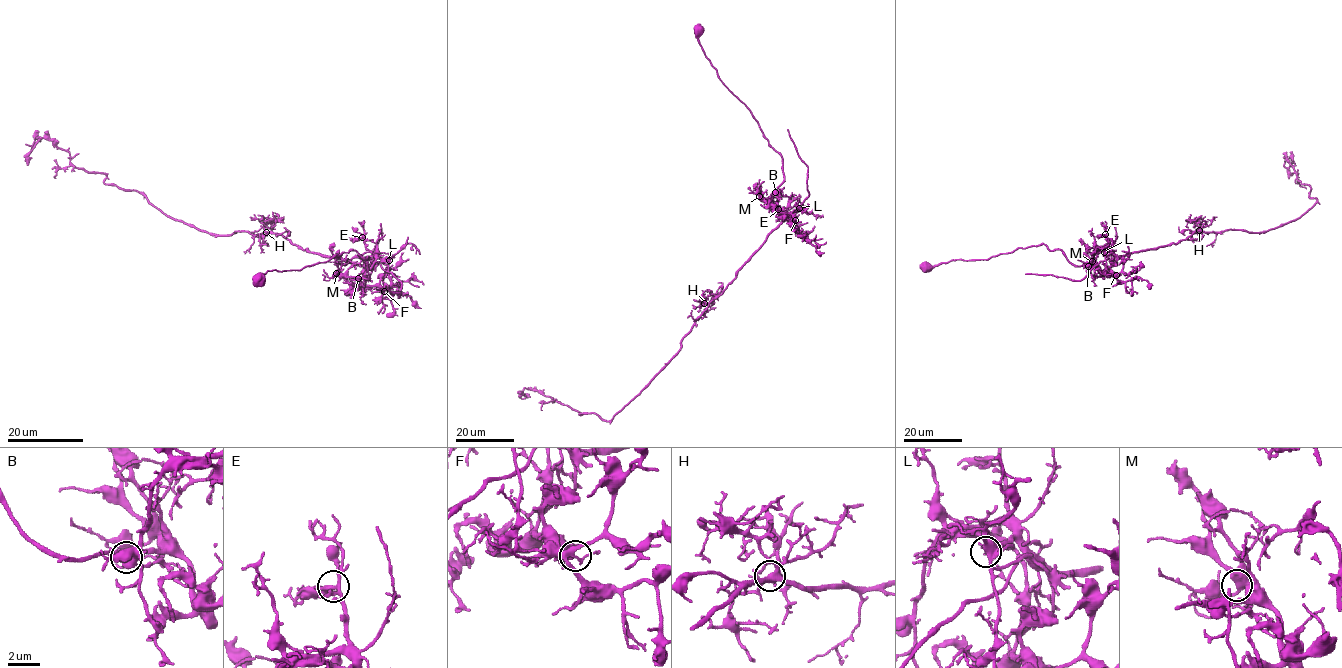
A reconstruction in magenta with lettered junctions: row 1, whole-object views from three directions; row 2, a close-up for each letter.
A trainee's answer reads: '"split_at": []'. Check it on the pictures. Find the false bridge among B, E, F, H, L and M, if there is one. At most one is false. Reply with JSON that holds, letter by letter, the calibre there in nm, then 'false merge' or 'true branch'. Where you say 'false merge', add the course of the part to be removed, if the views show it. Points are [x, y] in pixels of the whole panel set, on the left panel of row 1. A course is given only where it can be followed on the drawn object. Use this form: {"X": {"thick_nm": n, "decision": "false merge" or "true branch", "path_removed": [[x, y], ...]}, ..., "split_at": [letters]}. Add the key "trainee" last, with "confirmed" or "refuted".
{"B": {"thick_nm": 460, "decision": "false merge", "path_removed": [[357, 278], [375, 255], [354, 265], [274, 233], [211, 235], [75, 167], [50, 140], [25, 144]]}, "E": {"thick_nm": 280, "decision": "true branch"}, "F": {"thick_nm": 320, "decision": "true branch"}, "H": {"thick_nm": 300, "decision": "true branch"}, "L": {"thick_nm": 400, "decision": "true branch"}, "M": {"thick_nm": 440, "decision": "true branch"}, "split_at": ["B"], "trainee": "refuted"}

